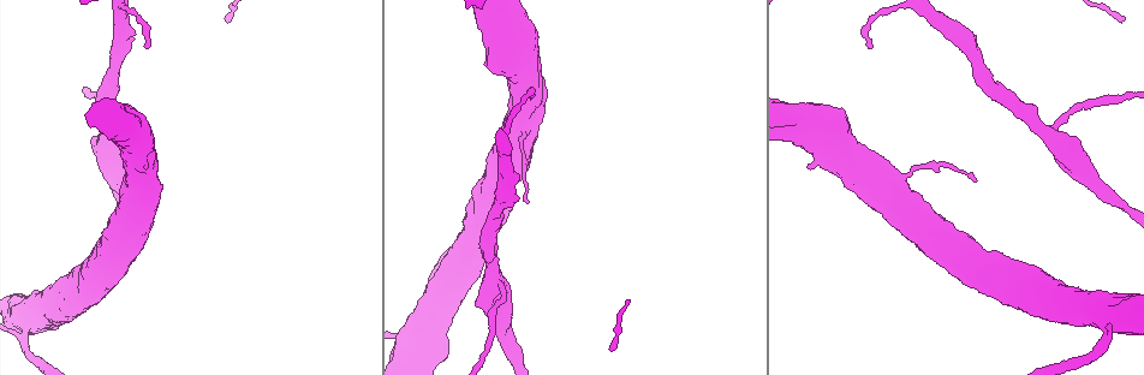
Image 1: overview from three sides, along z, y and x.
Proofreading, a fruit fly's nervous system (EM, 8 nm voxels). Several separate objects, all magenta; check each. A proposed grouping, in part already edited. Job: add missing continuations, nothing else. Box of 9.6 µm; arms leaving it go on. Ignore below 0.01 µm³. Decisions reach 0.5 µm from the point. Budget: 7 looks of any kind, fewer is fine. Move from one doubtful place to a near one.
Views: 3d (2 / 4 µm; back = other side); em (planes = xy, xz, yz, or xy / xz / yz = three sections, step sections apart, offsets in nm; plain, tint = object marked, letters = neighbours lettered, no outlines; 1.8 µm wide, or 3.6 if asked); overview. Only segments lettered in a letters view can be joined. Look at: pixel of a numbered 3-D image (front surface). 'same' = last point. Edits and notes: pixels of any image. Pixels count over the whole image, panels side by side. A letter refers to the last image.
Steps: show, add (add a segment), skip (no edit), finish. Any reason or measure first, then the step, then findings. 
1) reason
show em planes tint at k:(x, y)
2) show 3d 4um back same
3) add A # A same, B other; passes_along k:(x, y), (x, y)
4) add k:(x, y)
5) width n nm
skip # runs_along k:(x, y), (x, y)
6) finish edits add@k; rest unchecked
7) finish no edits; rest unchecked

thick end
show 3d 2um at 1:(92, 142)

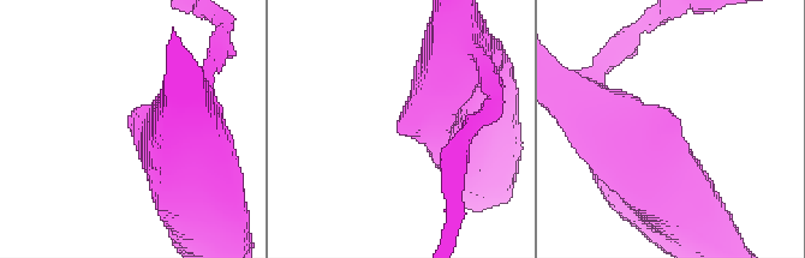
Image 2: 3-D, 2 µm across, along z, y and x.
show em 3.6um planes letters at 2:(128, 127)

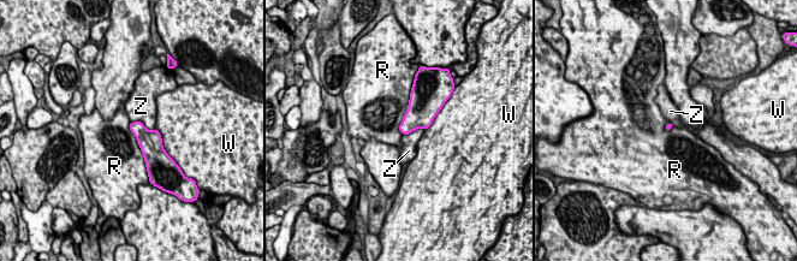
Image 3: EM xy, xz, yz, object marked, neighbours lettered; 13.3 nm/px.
skip # R other, W other, Z other; none of them fits

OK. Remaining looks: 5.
thin end
show em 3.6um planes tint at 1:(973, 180)

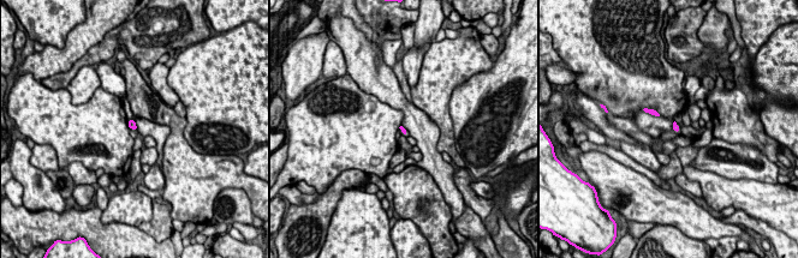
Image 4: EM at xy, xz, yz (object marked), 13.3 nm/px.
show em 3.6um planes letters same

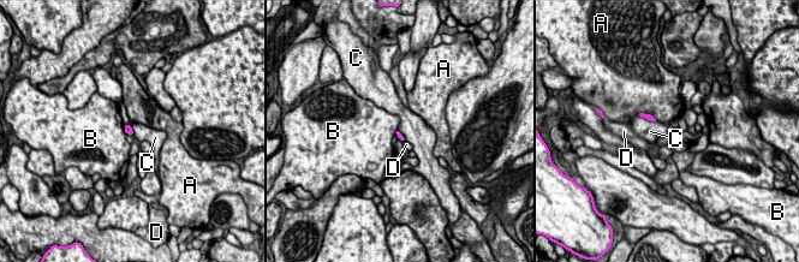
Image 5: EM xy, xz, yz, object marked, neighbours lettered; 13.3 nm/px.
skip # A other, B other, C other, D other; border 5:(637, 115), (656, 120); no lettered segment goes on from it

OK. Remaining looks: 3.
branch stops here
show 3d 2um at 1:(870, 48)

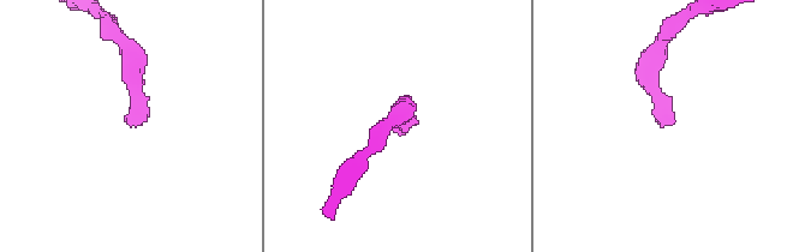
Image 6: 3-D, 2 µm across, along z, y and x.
show em xz step 8 letters at 6:(667, 125)

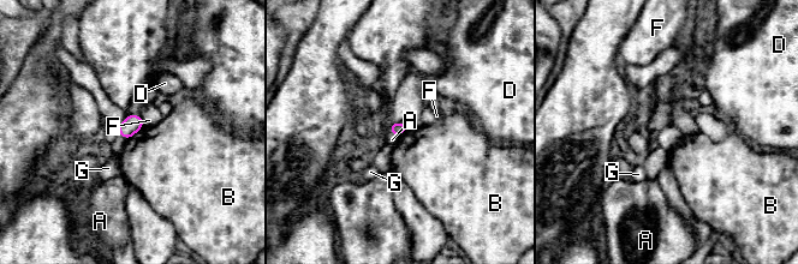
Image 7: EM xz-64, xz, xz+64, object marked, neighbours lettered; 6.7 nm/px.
skip # A other, B other, D other, F other, G other; border 7:(388, 130), (393, 134), (402, 134); no lettered segment goes on from it

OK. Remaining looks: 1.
finish no edits; rest unchecked

